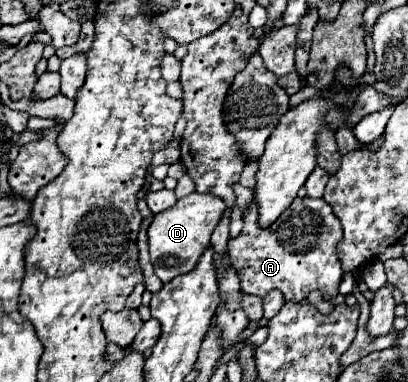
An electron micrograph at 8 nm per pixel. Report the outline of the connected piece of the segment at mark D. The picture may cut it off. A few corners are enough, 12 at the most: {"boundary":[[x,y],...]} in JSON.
{"boundary":[[193,192],[149,226],[163,284],[191,272],[227,206]]}

